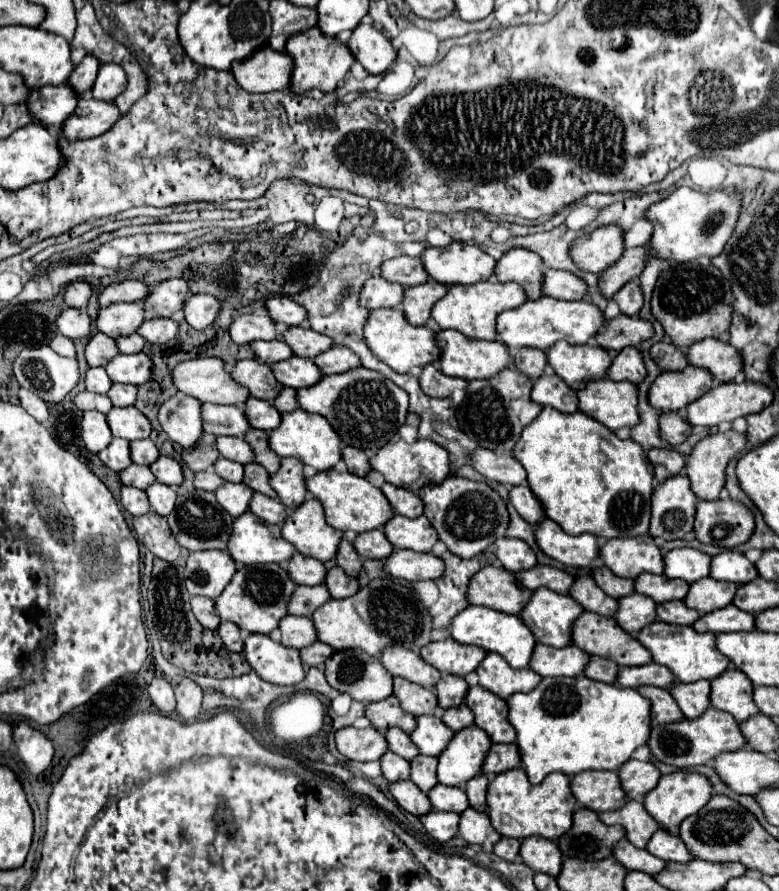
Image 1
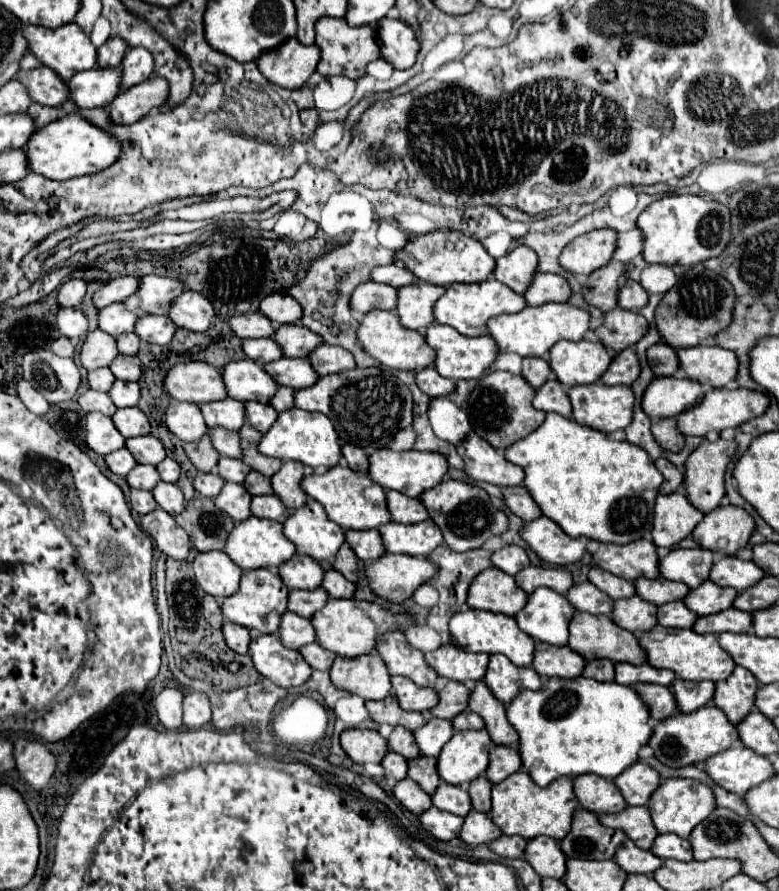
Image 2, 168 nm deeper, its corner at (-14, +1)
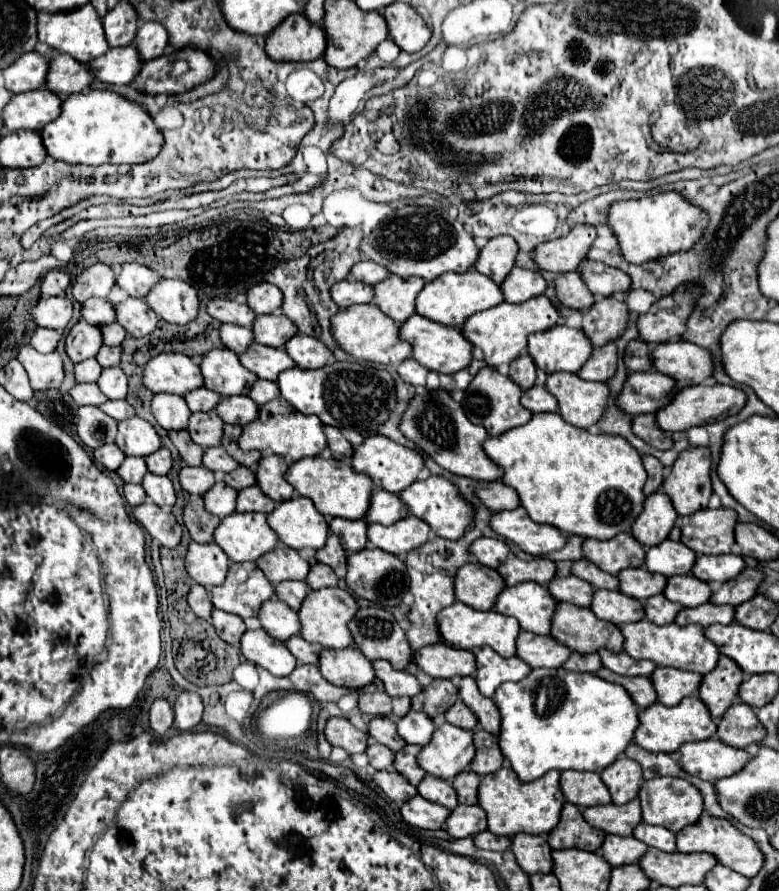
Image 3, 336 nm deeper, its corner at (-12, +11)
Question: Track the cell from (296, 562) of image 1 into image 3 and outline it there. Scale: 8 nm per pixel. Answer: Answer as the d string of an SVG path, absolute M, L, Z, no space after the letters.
M278 545L276 549L272 549L270 553L262 555L256 565L264 571L264 575L274 583L282 583L282 581L304 581L310 565L306 559L300 557L300 553L288 545Z

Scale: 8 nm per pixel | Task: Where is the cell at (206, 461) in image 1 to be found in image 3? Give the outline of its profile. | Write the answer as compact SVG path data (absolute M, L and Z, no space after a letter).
M170 431L168 437L180 451L180 457L186 461L186 465L202 465L204 449L190 439L188 431Z

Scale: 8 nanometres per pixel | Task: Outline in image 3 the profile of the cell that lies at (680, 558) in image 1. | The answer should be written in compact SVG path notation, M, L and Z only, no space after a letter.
M666 539L656 547L646 549L646 569L652 573L662 573L664 577L688 575L696 563L698 555L686 547L682 541Z

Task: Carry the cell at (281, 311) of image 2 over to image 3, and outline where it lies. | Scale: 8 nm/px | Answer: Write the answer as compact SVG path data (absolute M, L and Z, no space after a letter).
M260 283L252 287L248 293L248 305L256 315L266 315L266 313L278 313L284 301L282 291L272 285L272 283Z

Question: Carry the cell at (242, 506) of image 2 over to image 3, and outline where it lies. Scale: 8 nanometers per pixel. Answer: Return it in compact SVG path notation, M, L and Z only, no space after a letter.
M220 481L204 493L206 509L218 517L232 515L236 511L236 497L238 497L238 491L228 487L224 481Z

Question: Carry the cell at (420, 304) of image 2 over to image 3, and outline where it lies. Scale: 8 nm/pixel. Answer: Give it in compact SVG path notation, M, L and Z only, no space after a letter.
M390 275L388 279L374 285L374 303L394 321L404 323L416 313L416 297L424 287L424 279Z

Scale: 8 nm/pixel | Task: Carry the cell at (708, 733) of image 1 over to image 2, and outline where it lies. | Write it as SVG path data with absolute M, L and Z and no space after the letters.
M706 705L692 713L676 713L670 719L664 719L654 727L650 737L650 747L654 749L654 757L668 767L686 767L694 763L702 763L718 751L726 751L738 739L736 727L726 719L726 715L714 707Z

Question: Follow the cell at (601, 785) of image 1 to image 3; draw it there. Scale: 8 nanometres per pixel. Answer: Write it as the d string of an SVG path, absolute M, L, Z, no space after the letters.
M562 771L560 787L564 791L566 801L578 807L612 803L610 791L606 789L602 777L592 771Z

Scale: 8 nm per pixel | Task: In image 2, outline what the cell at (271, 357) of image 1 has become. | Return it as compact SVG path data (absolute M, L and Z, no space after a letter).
M266 337L266 339L244 339L242 341L242 351L250 361L260 363L260 365L266 365L266 363L282 357L280 347L270 337Z

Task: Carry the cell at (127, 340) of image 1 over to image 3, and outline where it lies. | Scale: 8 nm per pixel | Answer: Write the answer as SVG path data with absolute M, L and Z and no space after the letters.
M110 323L110 325L104 325L100 327L102 329L102 335L104 335L104 345L122 345L122 341L126 339L126 331L120 323Z

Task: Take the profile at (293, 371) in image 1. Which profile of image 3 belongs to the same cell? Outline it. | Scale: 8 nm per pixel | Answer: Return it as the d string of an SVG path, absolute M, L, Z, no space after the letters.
M258 343L252 345L248 353L240 355L240 363L252 373L256 373L260 379L270 379L270 381L276 381L280 371L296 367L292 357L284 349L274 349Z

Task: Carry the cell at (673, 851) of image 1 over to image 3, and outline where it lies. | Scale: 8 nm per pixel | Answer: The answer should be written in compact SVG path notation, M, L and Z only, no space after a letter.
M640 823L634 833L636 839L640 839L642 843L646 843L648 847L660 849L660 851L676 851L676 835L670 829L664 827L656 827L656 825L648 825L648 823Z

